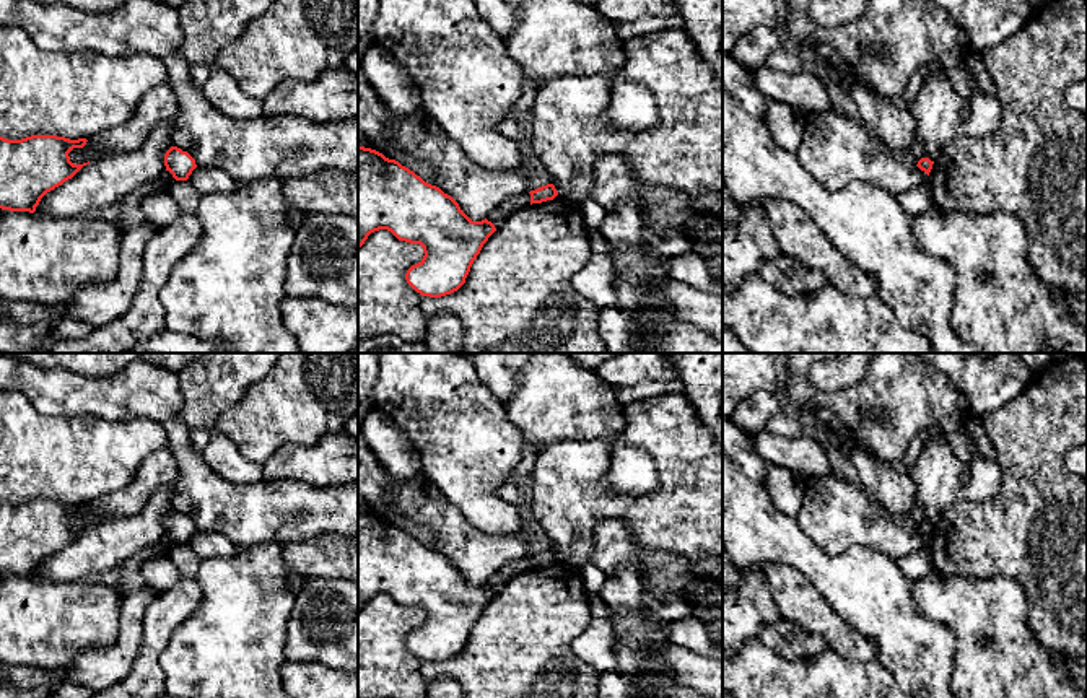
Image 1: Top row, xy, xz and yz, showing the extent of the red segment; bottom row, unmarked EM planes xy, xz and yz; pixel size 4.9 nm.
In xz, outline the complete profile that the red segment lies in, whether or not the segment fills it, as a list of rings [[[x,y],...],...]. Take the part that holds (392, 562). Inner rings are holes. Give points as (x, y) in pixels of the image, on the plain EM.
[[[358,509],[358,613],[379,594],[423,612],[423,623],[407,635],[405,644],[417,657],[430,662],[457,656],[483,609],[496,595],[487,582],[472,586],[451,560],[425,547],[399,526]]]

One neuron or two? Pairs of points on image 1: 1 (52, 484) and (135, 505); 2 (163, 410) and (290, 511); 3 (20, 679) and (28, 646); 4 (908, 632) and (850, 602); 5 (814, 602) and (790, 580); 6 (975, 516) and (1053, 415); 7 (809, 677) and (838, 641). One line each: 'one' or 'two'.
1: two
2: one
3: two
4: one
5: one
6: one
7: two

